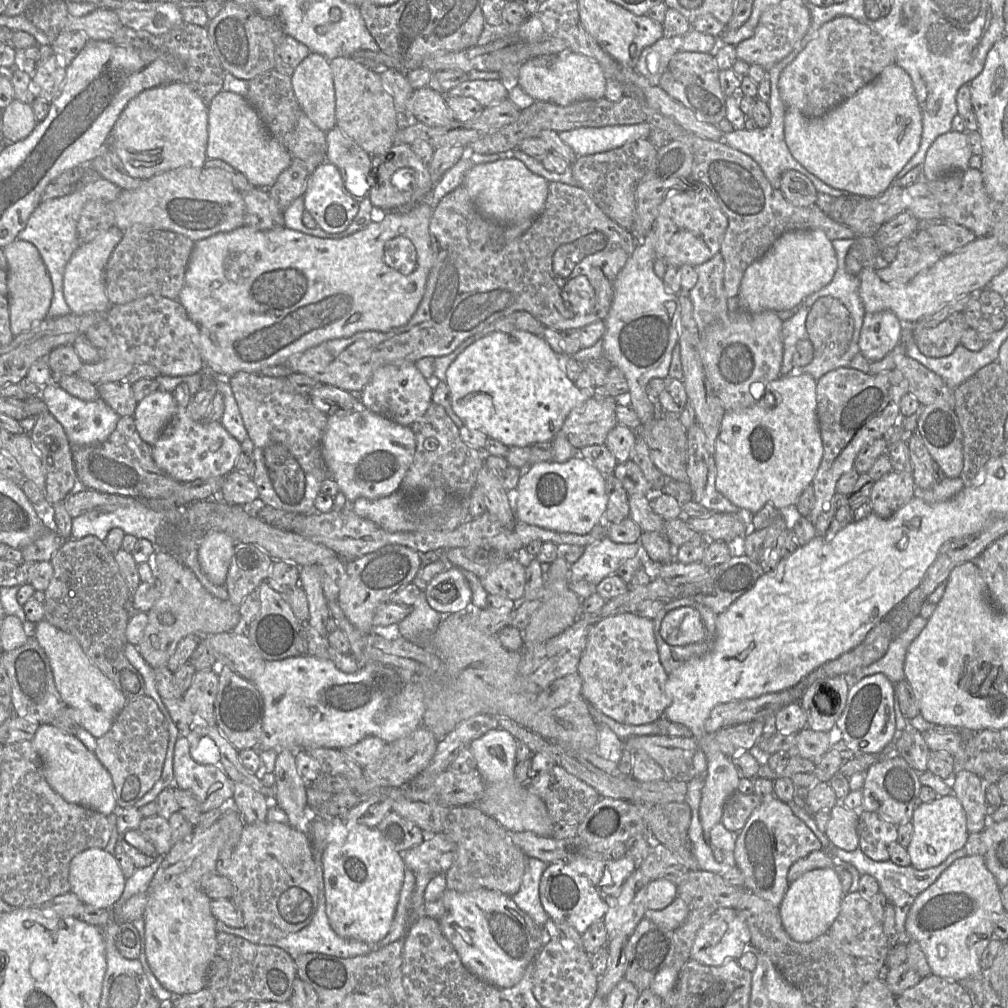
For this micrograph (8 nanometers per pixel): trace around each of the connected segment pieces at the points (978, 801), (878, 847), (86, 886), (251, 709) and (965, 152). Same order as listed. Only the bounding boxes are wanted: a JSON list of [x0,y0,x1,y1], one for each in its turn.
[[950,770,989,833],[858,810,897,861],[68,848,126,909],[214,666,264,751],[922,130,972,181]]

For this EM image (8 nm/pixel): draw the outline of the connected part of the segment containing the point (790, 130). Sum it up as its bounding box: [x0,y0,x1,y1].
[784,63,922,197]

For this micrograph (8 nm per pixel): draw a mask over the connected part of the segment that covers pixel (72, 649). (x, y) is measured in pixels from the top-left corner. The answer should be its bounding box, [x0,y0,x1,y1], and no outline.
[32,621,127,738]

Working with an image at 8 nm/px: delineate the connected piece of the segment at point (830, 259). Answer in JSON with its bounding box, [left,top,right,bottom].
[738,229,837,313]

